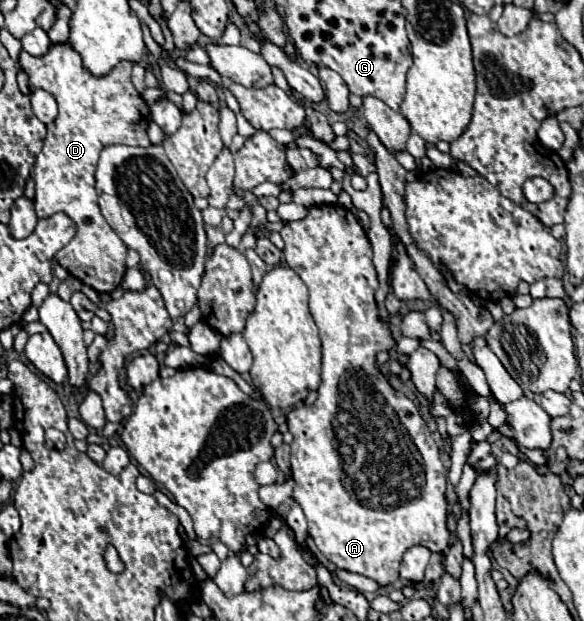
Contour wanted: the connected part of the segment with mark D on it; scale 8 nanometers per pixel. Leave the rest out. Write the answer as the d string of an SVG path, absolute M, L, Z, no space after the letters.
M69 43L51 45L51 49L43 57L33 57L21 49L17 67L29 75L29 87L45 89L47 93L51 93L55 97L55 101L59 105L59 115L55 117L53 123L47 125L45 145L43 145L41 153L37 155L35 167L31 171L31 177L35 179L35 199L33 201L35 201L37 217L47 217L57 211L63 211L75 221L77 235L55 257L57 257L59 265L63 269L67 269L73 277L77 277L81 283L93 287L99 293L111 293L123 279L127 247L101 215L101 209L97 205L97 193L95 193L95 167L97 167L101 149L107 145L125 143L125 145L147 147L151 143L147 137L147 125L149 125L149 117L151 117L149 105L143 101L143 97L131 83L131 63L117 63L107 75L97 77L97 75L91 75L83 67L83 59L79 59L79 53Z

